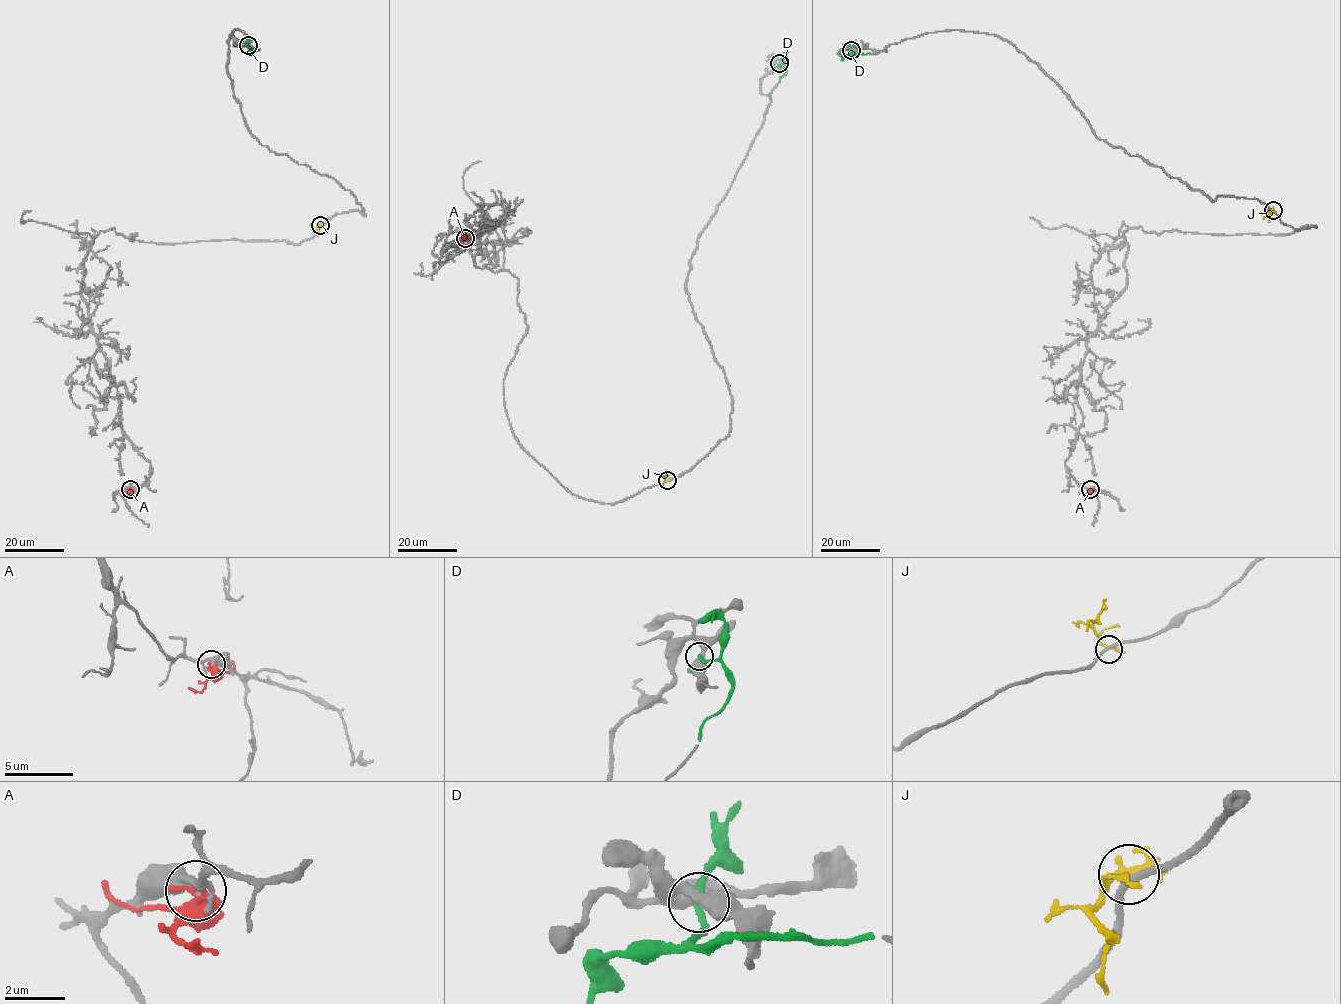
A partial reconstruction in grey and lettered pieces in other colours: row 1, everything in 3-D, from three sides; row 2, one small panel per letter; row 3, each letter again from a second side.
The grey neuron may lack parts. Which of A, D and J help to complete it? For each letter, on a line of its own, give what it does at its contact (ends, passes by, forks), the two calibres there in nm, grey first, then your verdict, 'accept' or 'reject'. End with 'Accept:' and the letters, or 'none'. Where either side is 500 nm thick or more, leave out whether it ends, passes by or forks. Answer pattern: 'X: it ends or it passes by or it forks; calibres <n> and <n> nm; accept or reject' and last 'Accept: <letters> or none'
A: it forks; calibres 380 and 360 nm; reject
D: it passes by; calibres 460 and 200 nm; accept
J: it forks; calibres 220 and 190 nm; reject
Accept: D

